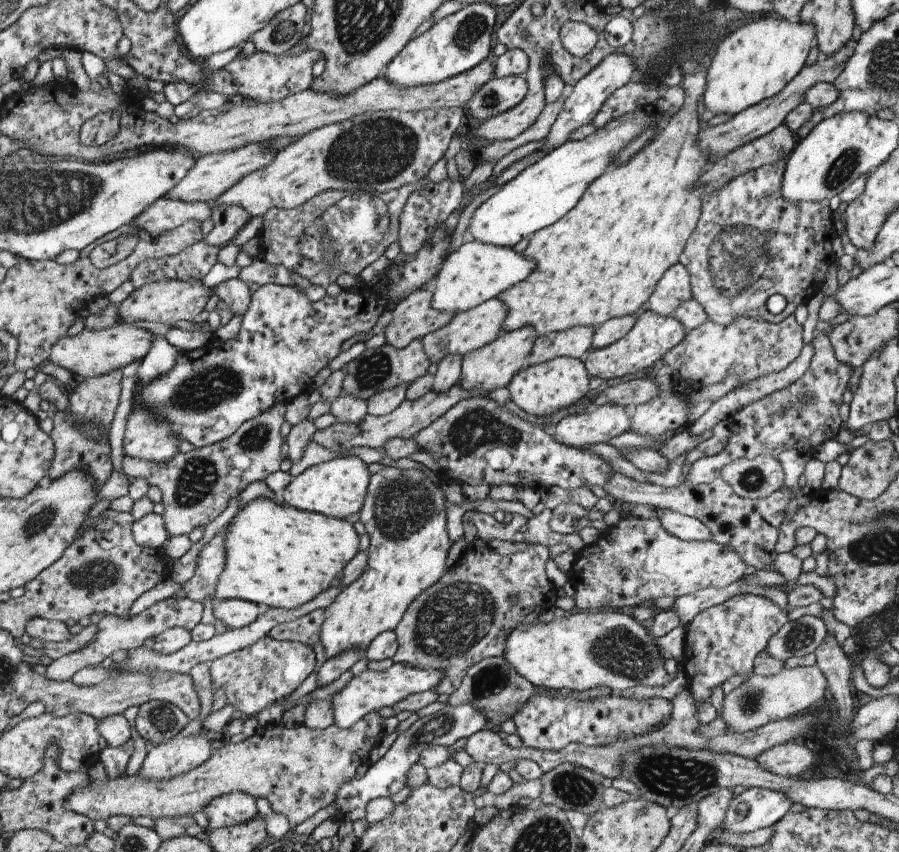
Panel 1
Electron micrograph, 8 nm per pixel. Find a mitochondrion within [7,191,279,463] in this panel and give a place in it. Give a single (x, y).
(215, 385)

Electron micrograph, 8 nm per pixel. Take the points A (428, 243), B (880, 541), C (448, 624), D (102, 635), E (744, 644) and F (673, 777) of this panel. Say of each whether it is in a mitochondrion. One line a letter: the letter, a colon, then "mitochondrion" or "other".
A: other
B: mitochondrion
C: mitochondrion
D: other
E: other
F: mitochondrion

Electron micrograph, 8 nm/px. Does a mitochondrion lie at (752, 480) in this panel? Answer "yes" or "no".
yes

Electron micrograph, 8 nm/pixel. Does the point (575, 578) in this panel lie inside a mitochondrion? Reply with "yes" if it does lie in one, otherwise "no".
no

